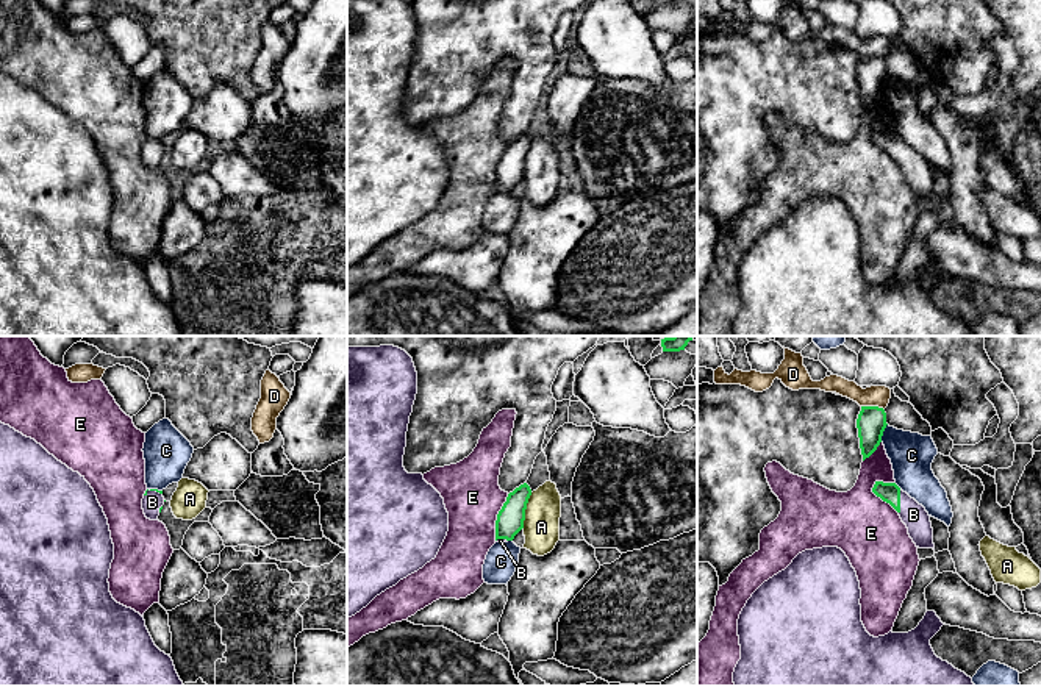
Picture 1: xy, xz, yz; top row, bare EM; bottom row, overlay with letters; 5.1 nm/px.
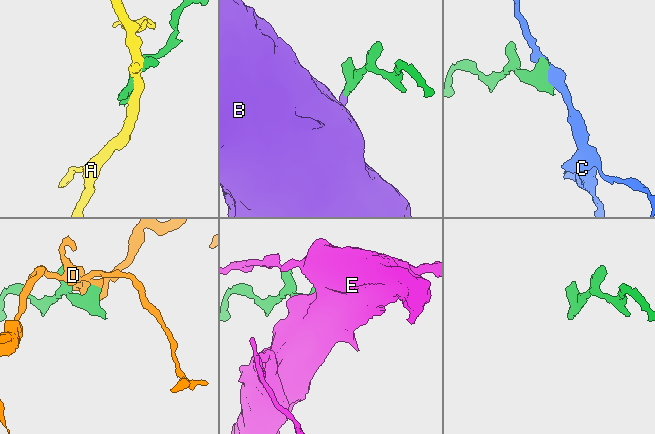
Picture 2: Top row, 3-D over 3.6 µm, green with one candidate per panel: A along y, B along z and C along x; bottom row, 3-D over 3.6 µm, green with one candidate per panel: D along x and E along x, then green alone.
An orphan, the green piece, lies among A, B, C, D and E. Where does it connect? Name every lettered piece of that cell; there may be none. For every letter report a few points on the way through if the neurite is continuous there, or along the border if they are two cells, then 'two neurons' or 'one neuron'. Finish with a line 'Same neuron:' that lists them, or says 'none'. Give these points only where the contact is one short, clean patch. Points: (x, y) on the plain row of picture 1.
A: two neurons
B: one neuron
C: two neurons
D: two neurons
E: two neurons
Same neuron: B

